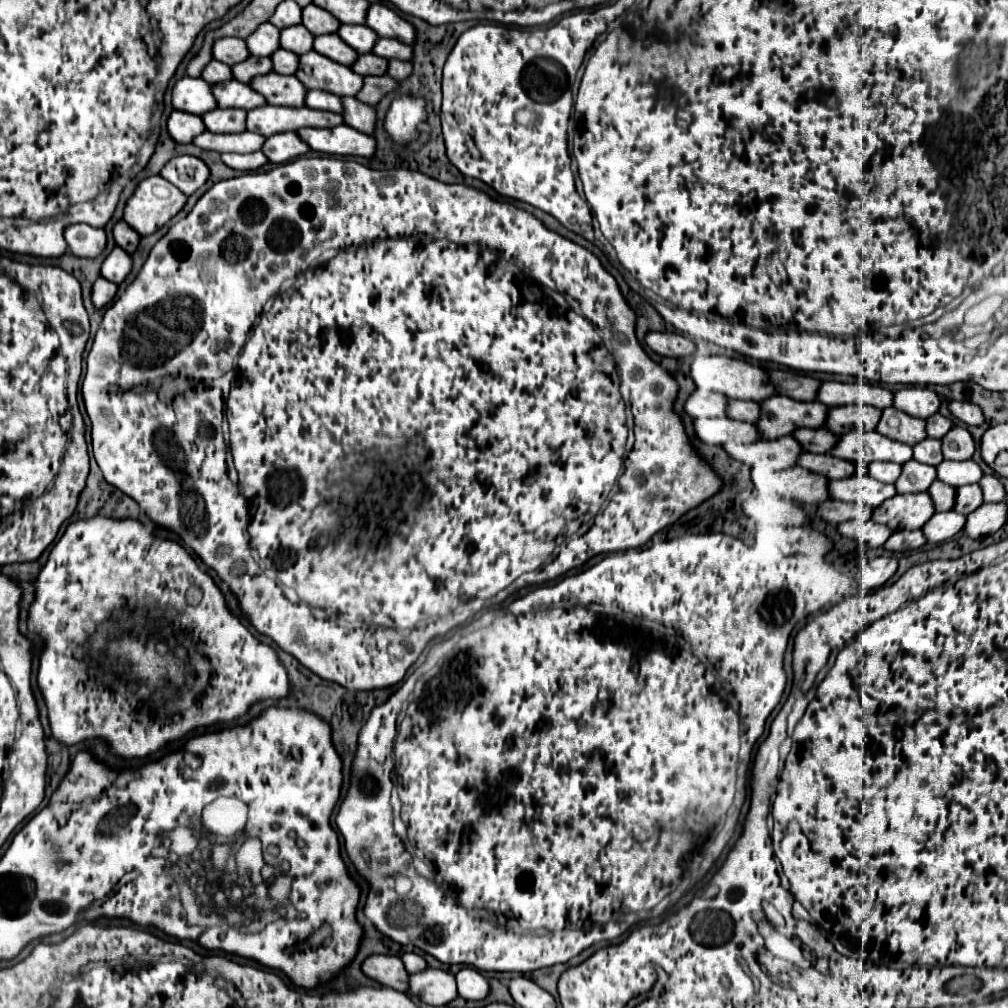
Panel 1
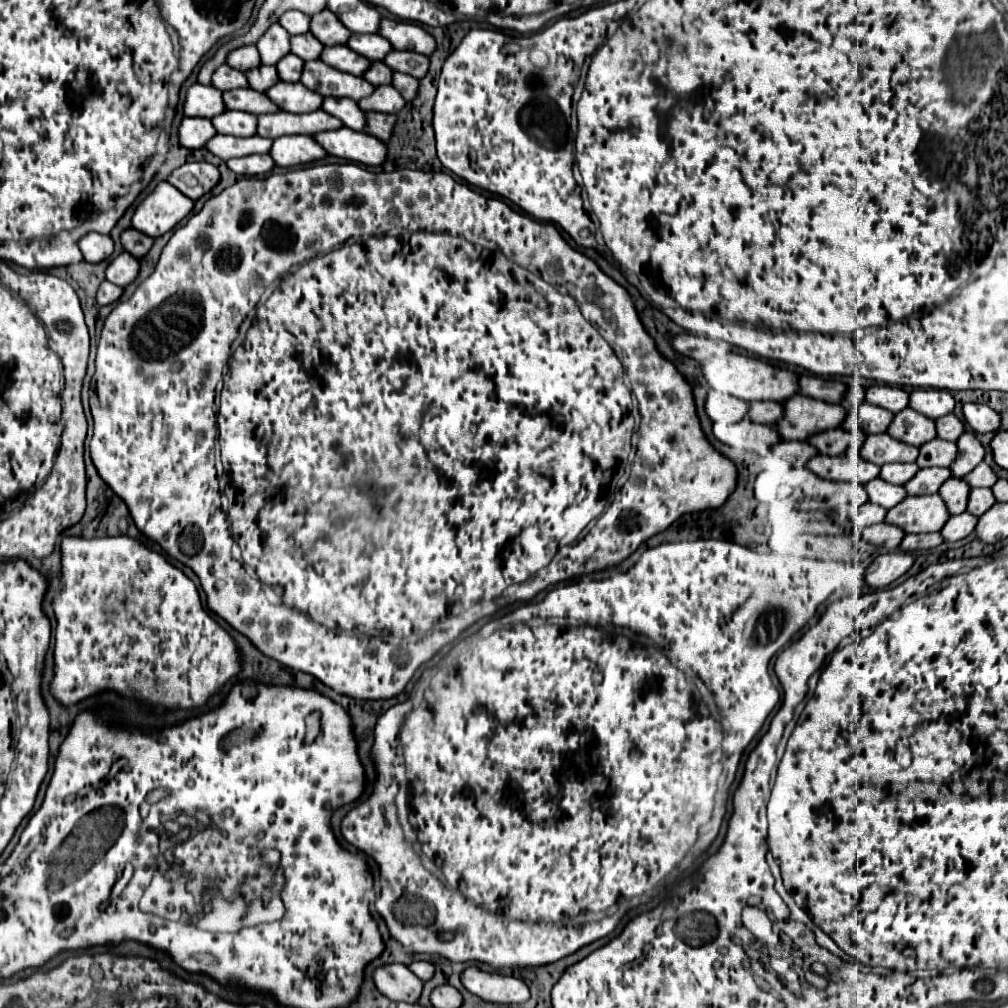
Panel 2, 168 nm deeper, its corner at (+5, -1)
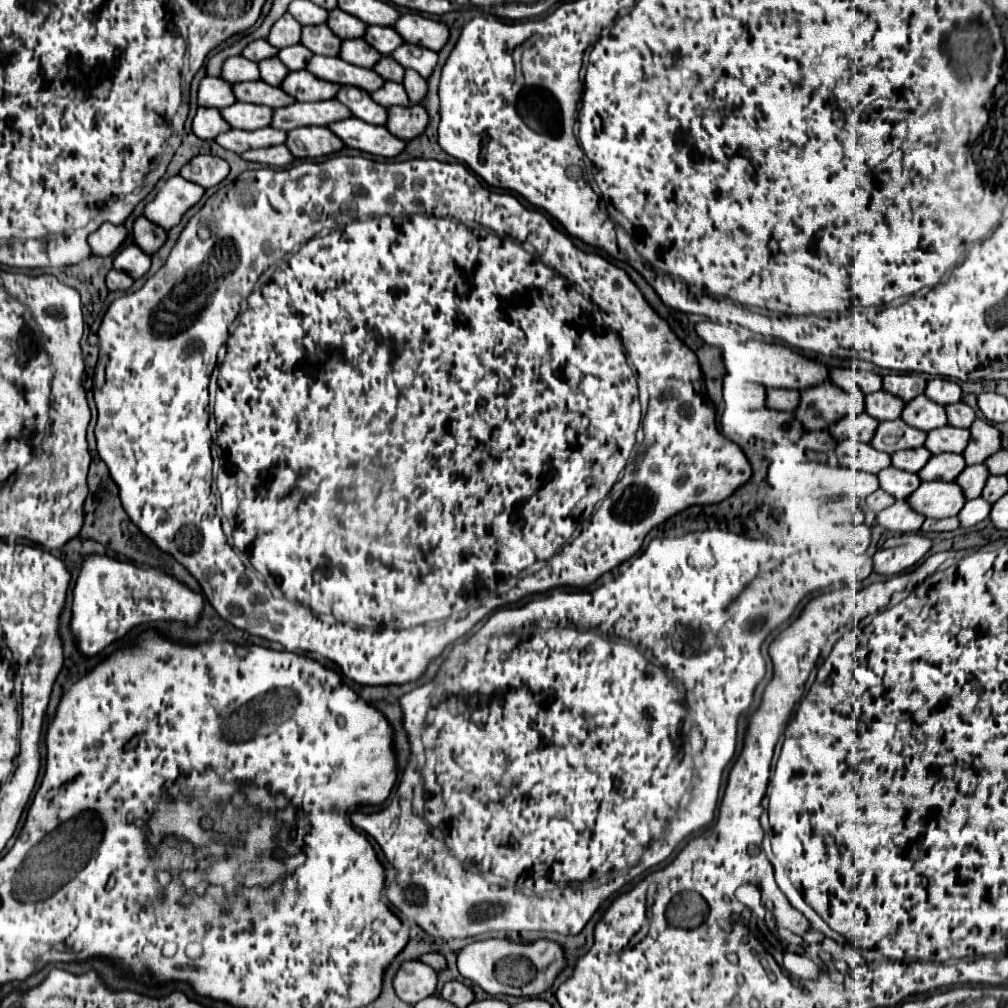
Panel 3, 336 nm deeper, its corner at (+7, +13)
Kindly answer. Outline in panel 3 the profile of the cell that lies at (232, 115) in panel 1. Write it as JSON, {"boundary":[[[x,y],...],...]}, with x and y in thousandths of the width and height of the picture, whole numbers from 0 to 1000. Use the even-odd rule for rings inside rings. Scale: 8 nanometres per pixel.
{"boundary":[[[235,100],[233,104],[219,108],[219,114],[231,128],[251,130],[251,128],[259,128],[259,126],[269,124],[271,108],[267,108],[263,104],[251,104],[251,102]]]}

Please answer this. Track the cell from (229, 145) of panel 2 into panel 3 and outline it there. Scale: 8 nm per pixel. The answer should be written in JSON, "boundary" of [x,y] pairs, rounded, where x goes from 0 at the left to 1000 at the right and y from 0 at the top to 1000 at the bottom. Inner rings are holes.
{"boundary":[[[263,126],[263,128],[253,128],[253,130],[229,128],[225,132],[219,132],[213,140],[221,148],[241,152],[245,148],[261,148],[261,146],[269,146],[269,144],[279,144],[279,142],[283,142],[283,138],[285,138],[283,130]]]}

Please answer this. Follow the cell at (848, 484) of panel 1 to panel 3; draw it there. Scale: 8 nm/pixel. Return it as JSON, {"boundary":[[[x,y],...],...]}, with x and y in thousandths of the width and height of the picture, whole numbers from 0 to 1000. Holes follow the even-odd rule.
{"boundary":[[[888,463],[876,465],[874,469],[870,469],[870,473],[872,473],[874,485],[880,487],[882,491],[886,491],[888,495],[902,493],[914,481],[914,475],[908,469],[894,467],[894,465],[888,465]]]}

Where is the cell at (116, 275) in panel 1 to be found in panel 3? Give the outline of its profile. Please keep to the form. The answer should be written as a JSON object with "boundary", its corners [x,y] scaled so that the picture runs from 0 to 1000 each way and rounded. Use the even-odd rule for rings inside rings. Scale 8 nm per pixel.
{"boundary":[[[126,243],[116,255],[114,255],[114,267],[130,273],[132,277],[142,275],[150,265],[150,255],[142,251],[136,243]]]}

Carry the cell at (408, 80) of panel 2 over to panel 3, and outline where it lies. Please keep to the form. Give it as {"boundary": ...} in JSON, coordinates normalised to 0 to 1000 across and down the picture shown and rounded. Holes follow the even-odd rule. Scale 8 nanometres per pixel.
{"boundary":[[[404,68],[400,84],[402,84],[402,90],[404,90],[404,94],[406,94],[410,104],[414,104],[414,102],[418,102],[422,98],[422,94],[424,94],[424,80],[418,74],[414,74],[414,72]]]}

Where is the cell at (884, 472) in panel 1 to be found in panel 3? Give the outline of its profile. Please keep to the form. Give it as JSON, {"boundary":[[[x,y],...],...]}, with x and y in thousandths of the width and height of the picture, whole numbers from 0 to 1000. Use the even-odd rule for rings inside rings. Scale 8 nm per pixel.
{"boundary":[[[918,443],[904,445],[904,447],[894,447],[894,449],[884,451],[886,463],[902,467],[902,469],[912,469],[918,463],[918,459],[922,457],[922,453],[924,453],[924,449]]]}

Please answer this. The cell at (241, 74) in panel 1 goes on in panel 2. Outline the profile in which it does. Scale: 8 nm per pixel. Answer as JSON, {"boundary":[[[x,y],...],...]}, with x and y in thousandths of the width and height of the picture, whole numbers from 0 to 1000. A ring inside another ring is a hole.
{"boundary":[[[257,64],[257,66],[251,66],[247,70],[243,70],[243,76],[245,76],[245,82],[249,88],[253,90],[265,90],[265,86],[273,84],[277,80],[277,74],[275,74],[275,68],[269,66],[269,64]]]}

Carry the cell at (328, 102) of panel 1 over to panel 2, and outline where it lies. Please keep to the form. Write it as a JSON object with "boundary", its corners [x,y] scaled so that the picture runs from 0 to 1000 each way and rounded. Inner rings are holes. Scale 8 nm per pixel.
{"boundary":[[[322,96],[318,102],[318,108],[322,112],[328,112],[330,116],[338,118],[342,126],[360,130],[360,110],[354,106],[350,98],[332,98],[332,96]]]}

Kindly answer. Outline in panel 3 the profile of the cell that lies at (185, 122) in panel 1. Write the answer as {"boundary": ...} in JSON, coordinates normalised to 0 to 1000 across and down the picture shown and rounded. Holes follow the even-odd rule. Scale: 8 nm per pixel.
{"boundary":[[[203,106],[195,108],[195,114],[191,118],[191,132],[197,138],[213,138],[217,132],[223,132],[227,128],[229,128],[229,124],[223,122],[217,108],[211,108],[211,106],[209,108],[203,108]]]}

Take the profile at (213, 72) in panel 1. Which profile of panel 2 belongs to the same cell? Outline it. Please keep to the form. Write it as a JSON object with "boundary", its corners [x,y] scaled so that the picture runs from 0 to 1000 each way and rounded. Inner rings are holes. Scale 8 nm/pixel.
{"boundary":[[[221,64],[217,68],[213,68],[209,82],[217,88],[217,90],[227,90],[227,88],[235,88],[235,86],[245,86],[243,74],[235,68],[229,68],[227,64]]]}

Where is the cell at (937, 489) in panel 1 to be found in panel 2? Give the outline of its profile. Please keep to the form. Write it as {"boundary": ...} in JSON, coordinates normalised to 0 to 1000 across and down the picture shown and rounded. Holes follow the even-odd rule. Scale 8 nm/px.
{"boundary":[[[941,473],[936,479],[936,483],[932,485],[932,491],[938,497],[938,503],[943,511],[949,511],[949,509],[957,507],[961,485],[963,483],[959,479],[955,479],[955,475],[949,475],[949,473]]]}

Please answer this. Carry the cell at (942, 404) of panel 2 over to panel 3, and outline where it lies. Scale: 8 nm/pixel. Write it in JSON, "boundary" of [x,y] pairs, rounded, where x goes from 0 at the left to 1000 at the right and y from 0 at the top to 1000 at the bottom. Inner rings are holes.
{"boundary":[[[928,374],[922,378],[918,392],[934,402],[943,402],[953,398],[953,384],[943,378],[943,376],[936,376],[936,374]]]}

